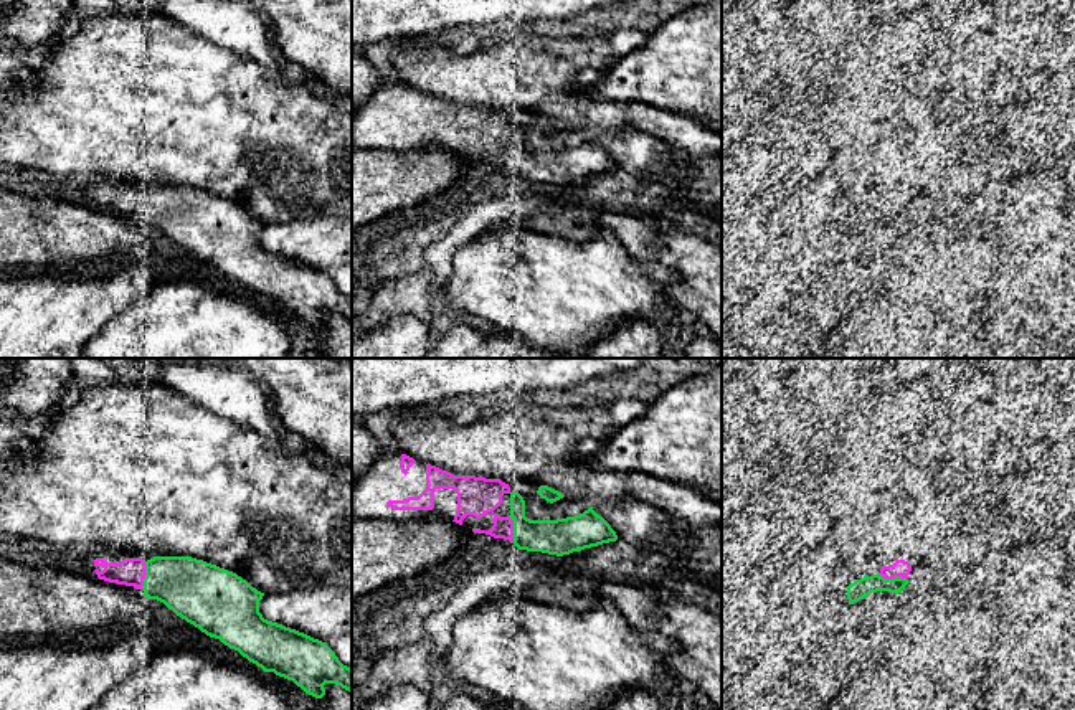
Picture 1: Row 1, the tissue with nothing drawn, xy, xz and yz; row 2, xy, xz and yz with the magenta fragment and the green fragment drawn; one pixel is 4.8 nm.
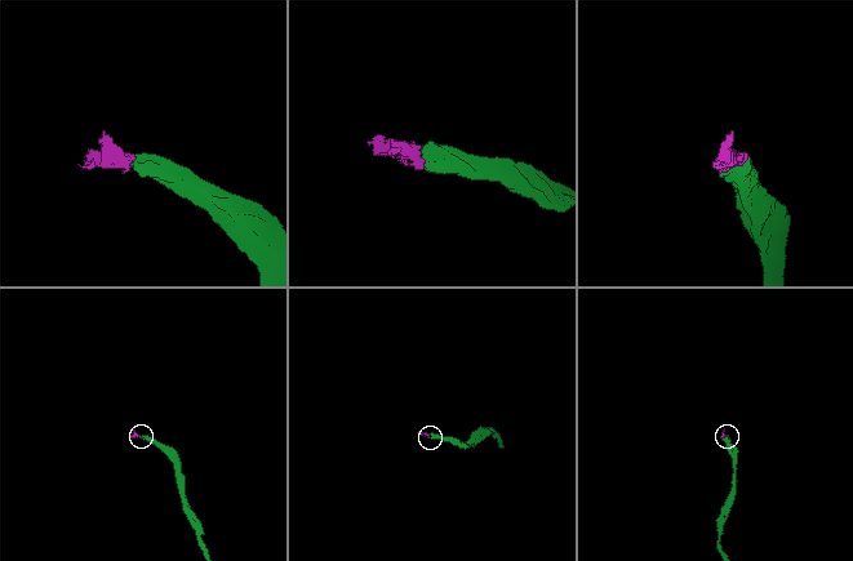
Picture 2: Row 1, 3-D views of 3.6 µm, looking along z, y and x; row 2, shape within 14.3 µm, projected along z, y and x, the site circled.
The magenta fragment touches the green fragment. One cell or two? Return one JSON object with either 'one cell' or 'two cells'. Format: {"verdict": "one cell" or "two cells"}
{"verdict": "one cell"}

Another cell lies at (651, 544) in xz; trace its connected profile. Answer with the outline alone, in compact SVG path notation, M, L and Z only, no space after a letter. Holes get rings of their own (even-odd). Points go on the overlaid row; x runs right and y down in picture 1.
M514 477L509 487L523 497L525 517L530 520L575 517L591 507L611 525L618 540L563 555L565 565L553 568L548 580L532 581L527 588L515 585L500 593L525 593L533 603L588 611L599 601L603 581L644 589L665 589L665 578L702 588L722 583L722 535L715 530L695 532L637 500L601 500L591 505L565 495L550 504L537 494L540 484L533 480Z

